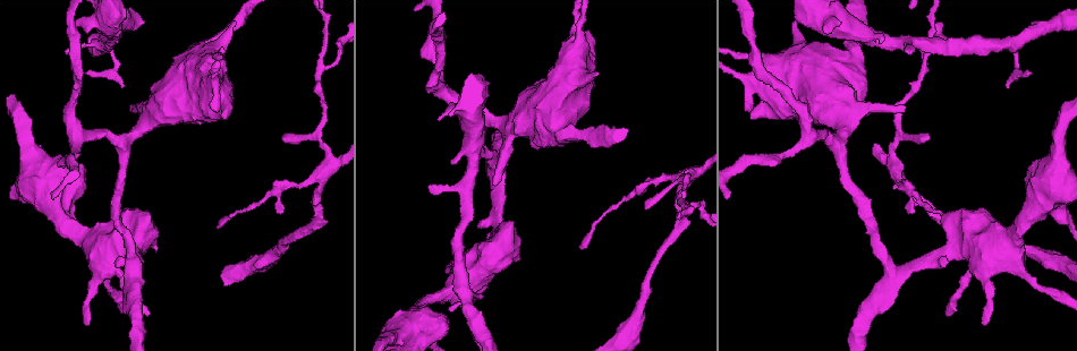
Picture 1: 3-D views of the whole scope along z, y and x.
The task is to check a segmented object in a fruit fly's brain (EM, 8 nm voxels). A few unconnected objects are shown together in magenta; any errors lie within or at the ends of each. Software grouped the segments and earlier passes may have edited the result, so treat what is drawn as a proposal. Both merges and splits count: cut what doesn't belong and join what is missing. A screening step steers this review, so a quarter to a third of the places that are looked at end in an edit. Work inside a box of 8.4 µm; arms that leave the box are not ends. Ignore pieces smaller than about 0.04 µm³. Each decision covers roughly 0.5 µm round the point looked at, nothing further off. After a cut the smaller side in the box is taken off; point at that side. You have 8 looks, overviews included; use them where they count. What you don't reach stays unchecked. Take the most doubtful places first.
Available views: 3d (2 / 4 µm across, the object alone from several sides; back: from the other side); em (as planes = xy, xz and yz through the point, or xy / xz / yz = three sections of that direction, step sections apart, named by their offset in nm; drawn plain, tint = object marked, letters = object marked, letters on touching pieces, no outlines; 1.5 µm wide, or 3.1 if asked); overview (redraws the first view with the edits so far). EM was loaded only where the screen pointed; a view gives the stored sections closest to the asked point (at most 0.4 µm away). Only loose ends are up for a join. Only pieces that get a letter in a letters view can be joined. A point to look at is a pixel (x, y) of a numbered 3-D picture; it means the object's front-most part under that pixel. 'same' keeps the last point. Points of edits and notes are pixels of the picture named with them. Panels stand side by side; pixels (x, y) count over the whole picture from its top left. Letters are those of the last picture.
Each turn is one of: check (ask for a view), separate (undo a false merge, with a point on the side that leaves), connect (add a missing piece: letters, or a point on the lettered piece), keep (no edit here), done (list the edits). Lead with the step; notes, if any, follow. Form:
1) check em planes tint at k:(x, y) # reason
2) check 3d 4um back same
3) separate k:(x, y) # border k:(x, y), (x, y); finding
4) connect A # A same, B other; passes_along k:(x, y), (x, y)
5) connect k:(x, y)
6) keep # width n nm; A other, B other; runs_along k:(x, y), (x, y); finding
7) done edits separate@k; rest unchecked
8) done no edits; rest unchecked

check em planes letters at 1:(90, 324) # free end

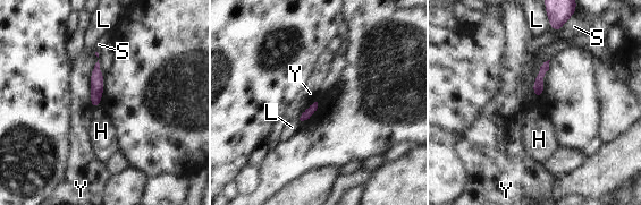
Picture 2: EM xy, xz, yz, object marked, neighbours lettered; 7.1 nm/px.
keep # longest_contact Y 340 nm; H other, L other, S other, Y other; border 2:(99, 107), (94, 109); none of them fits

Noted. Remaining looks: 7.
check 3d 4um at 1:(479, 228) # an open end

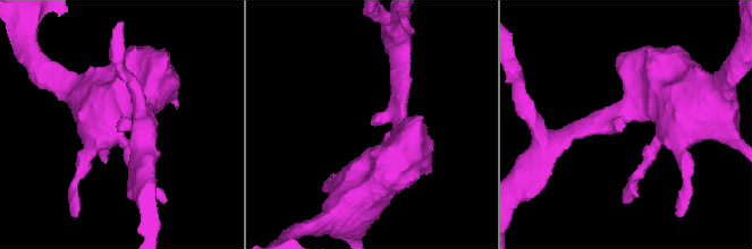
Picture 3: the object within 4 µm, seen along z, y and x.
check em planes letters at 3:(373, 121) # now the EM

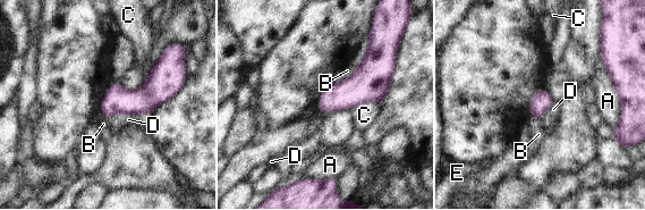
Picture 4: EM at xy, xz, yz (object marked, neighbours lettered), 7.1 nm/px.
keep # width 140 nm; A other, B other, C other, D other, E other; border 4:(137, 115), (113, 114), (108, 119); no lettered piece goes on from it

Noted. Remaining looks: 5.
check 3d 2um at 1:(924, 65) # arms run side by side

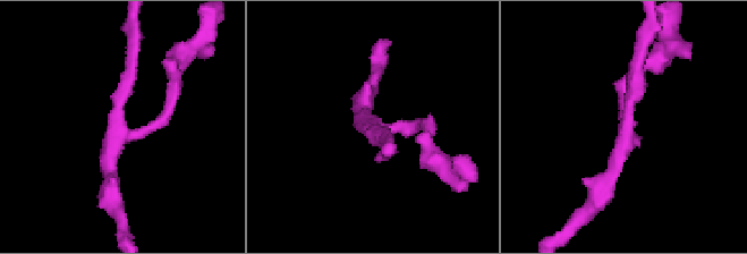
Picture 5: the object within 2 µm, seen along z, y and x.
check em planes letters at 5:(373, 127) # arms 3; shape alone is not enough

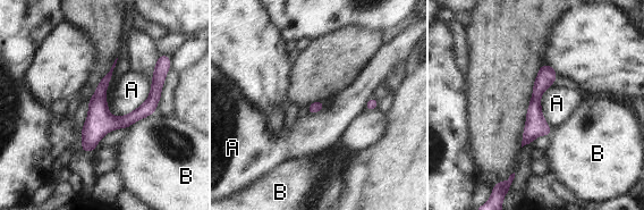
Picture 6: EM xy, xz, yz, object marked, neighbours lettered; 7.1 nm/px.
keep # width 80 nm; A other, B other; border 6:(152, 80), (149, 97), (117, 117); one neuron here

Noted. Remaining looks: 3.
done no edits; rest unchecked

